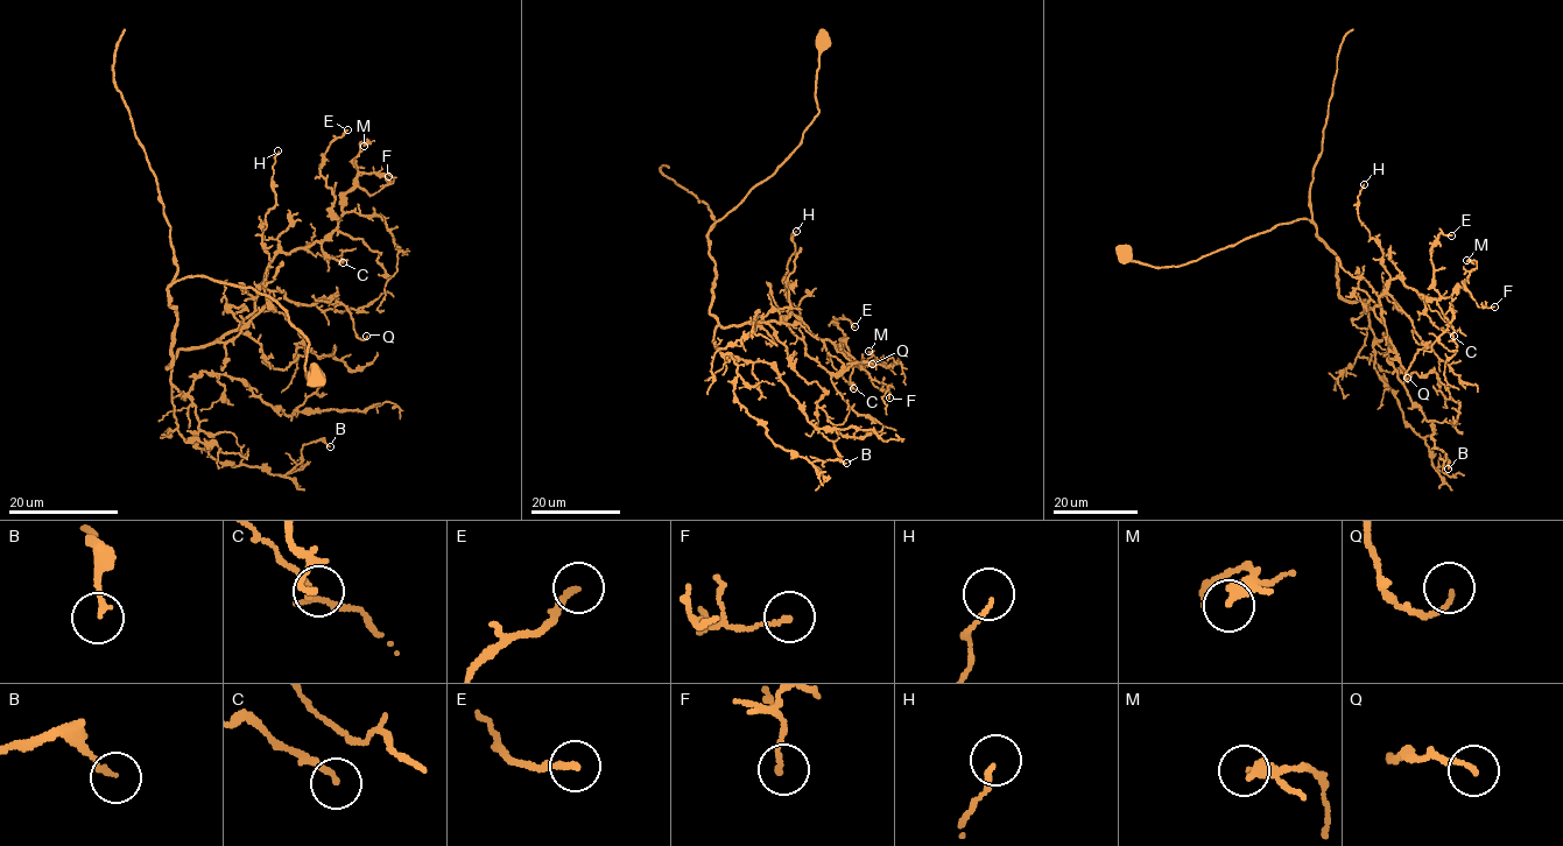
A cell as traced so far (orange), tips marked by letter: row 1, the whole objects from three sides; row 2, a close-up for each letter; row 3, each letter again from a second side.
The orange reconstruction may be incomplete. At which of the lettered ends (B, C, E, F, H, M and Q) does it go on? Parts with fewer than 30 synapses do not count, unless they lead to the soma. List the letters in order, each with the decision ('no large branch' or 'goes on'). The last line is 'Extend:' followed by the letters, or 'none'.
B: no large branch
C: no large branch
E: goes on
F: no large branch
H: no large branch
M: no large branch
Q: no large branch
Extend: E

